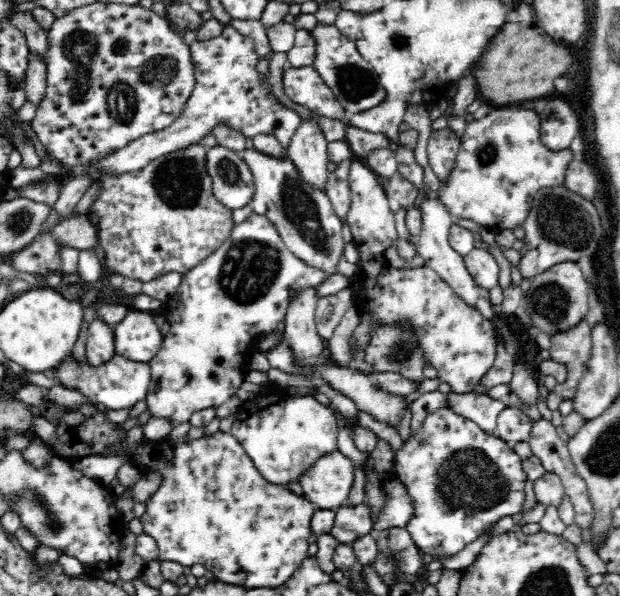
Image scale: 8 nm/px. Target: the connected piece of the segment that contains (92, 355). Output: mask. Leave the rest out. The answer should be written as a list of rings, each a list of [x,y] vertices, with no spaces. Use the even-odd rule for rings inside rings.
[[[98,318],[90,322],[85,354],[92,364],[102,364],[116,352],[113,327]]]

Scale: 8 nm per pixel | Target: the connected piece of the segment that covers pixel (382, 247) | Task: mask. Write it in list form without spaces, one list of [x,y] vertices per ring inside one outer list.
[[[354,158],[349,172],[350,207],[345,215],[347,224],[352,231],[352,243],[358,252],[356,262],[356,274],[353,274],[355,284],[348,285],[350,291],[350,307],[354,307],[354,313],[358,315],[358,322],[368,320],[371,332],[378,332],[382,328],[401,328],[403,332],[409,332],[415,338],[418,351],[422,351],[422,363],[426,368],[432,368],[438,372],[440,381],[448,382],[451,390],[456,394],[472,392],[474,386],[487,378],[490,367],[496,356],[495,330],[490,320],[484,319],[480,313],[464,304],[458,299],[450,285],[427,265],[420,268],[398,269],[392,268],[386,260],[386,252],[394,246],[399,238],[395,228],[394,210],[390,207],[389,199],[381,186],[380,176],[368,167],[361,159]]]

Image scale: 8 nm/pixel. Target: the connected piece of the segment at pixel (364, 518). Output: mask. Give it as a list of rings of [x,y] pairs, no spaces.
[[[369,497],[358,504],[342,502],[334,509],[334,524],[330,534],[340,542],[351,543],[362,534],[371,533],[374,521],[374,512]]]

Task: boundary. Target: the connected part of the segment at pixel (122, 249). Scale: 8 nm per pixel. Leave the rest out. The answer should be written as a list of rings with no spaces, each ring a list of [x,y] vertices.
[[[199,142],[164,152],[136,170],[115,172],[113,168],[104,166],[99,172],[100,178],[96,181],[99,192],[90,201],[86,216],[95,227],[112,273],[143,283],[169,272],[183,275],[211,256],[230,236],[236,224],[233,210],[218,201],[214,195],[213,178],[207,169],[207,149]]]

